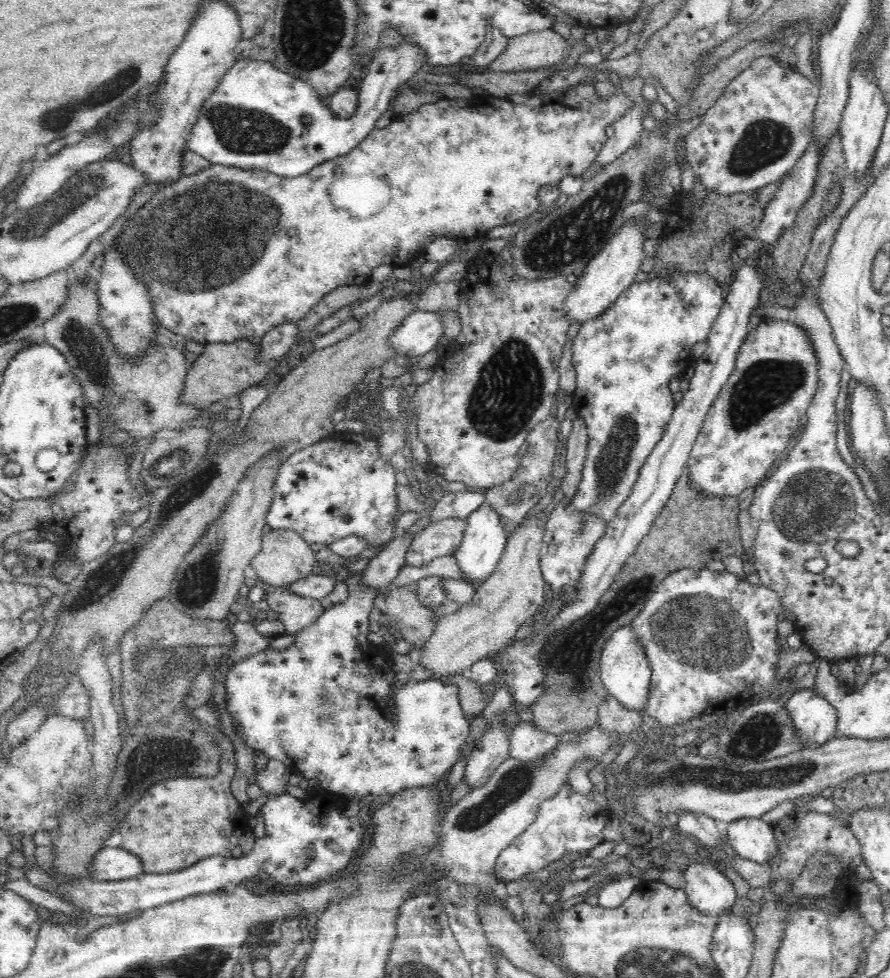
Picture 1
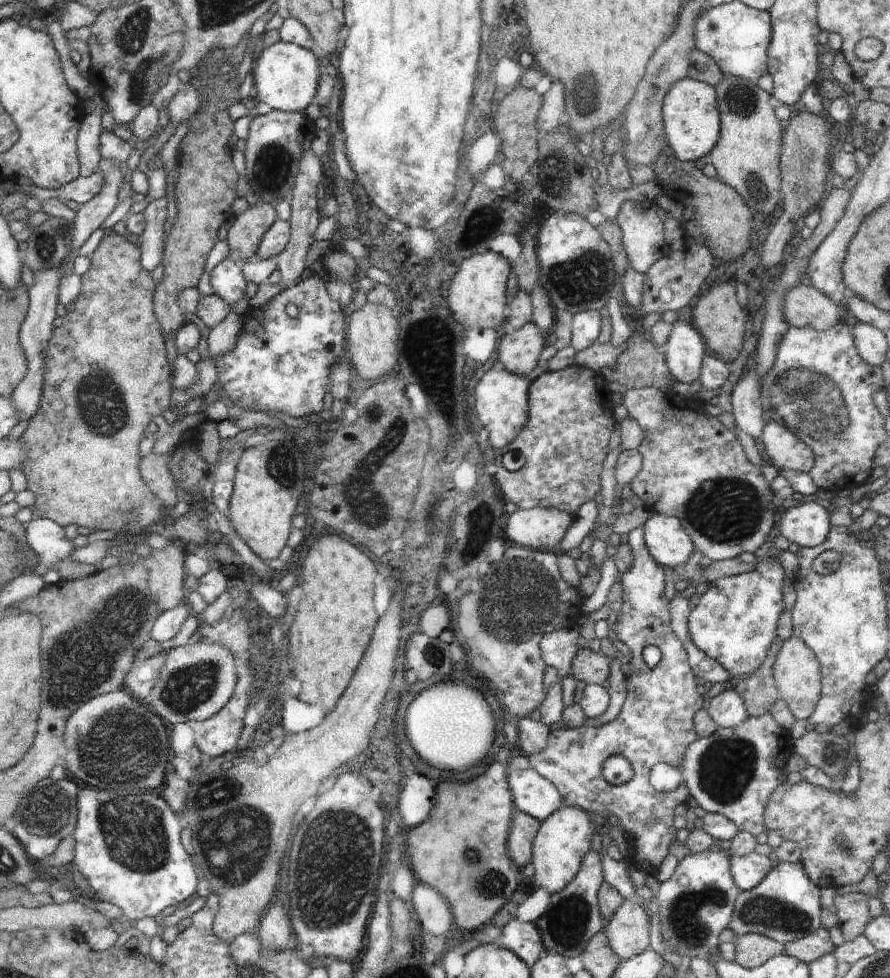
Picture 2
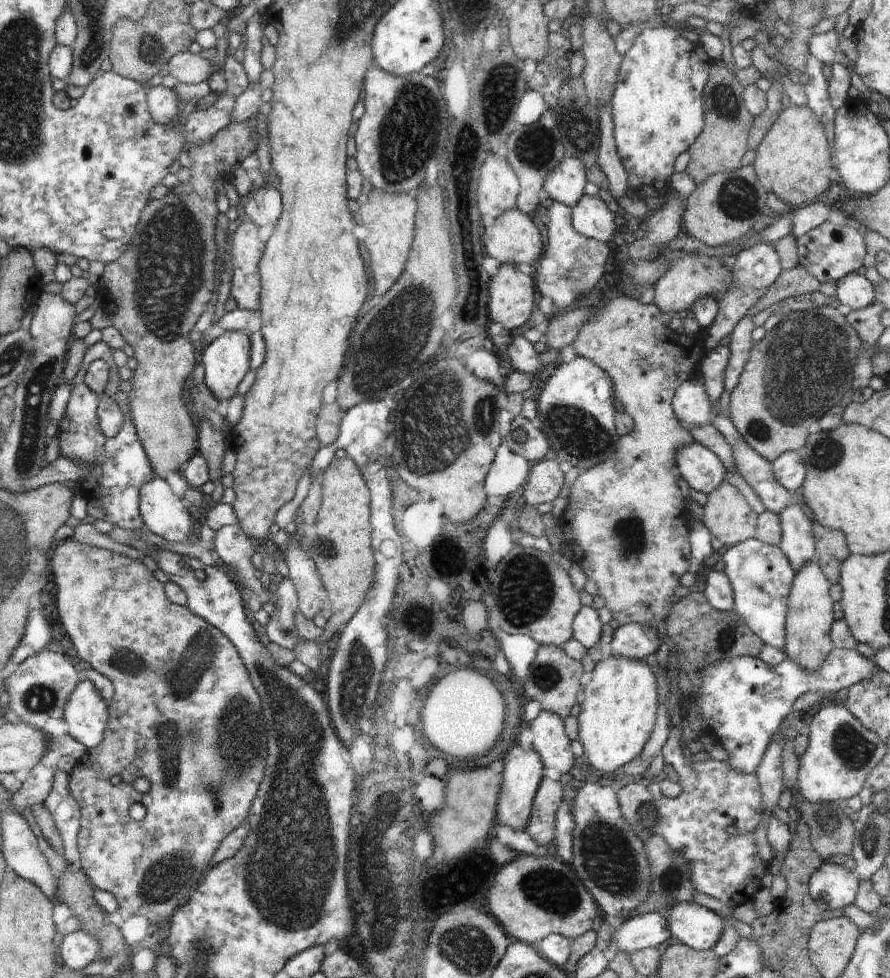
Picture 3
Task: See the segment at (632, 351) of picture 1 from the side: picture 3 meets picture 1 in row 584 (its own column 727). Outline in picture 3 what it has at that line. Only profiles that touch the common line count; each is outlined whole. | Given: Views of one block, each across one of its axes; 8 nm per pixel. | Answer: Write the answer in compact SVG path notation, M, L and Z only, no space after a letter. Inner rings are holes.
M754 538L742 541L737 546L732 545L721 557L725 564L723 572L733 590L734 611L766 645L783 652L788 601L795 577L786 555L777 546Z

